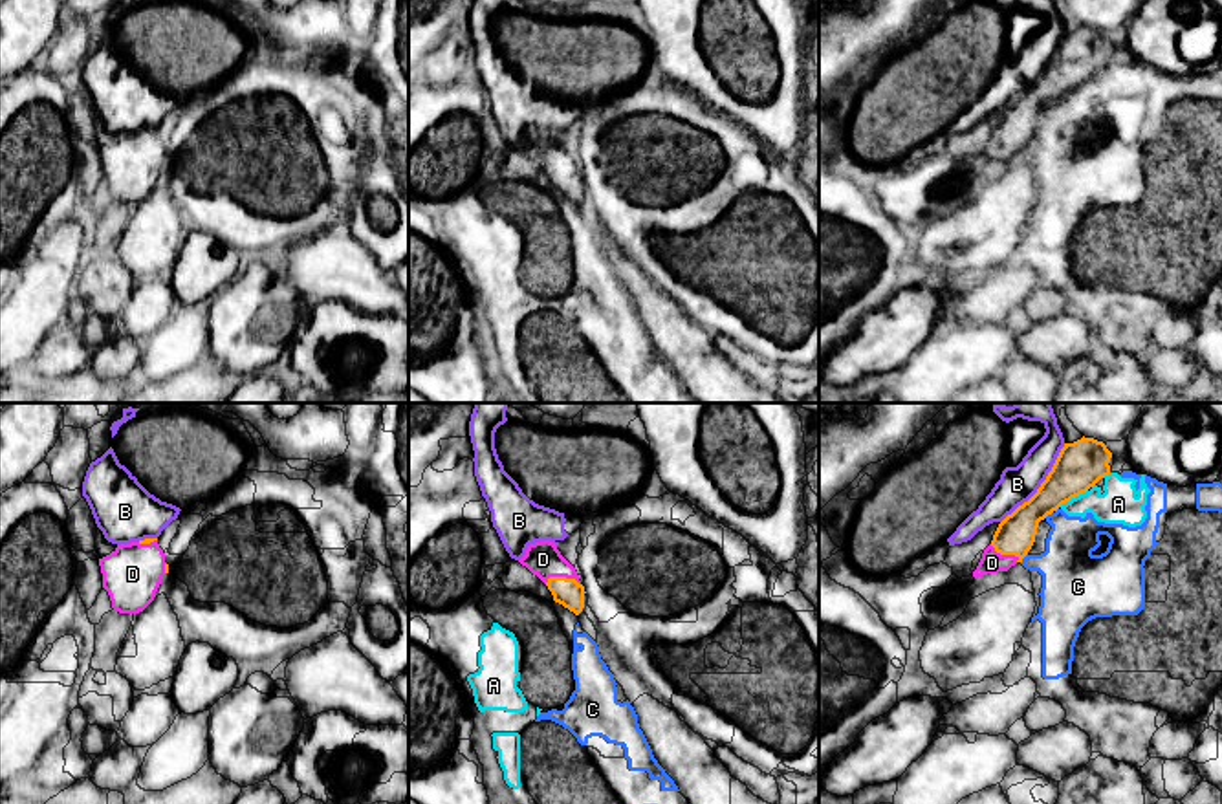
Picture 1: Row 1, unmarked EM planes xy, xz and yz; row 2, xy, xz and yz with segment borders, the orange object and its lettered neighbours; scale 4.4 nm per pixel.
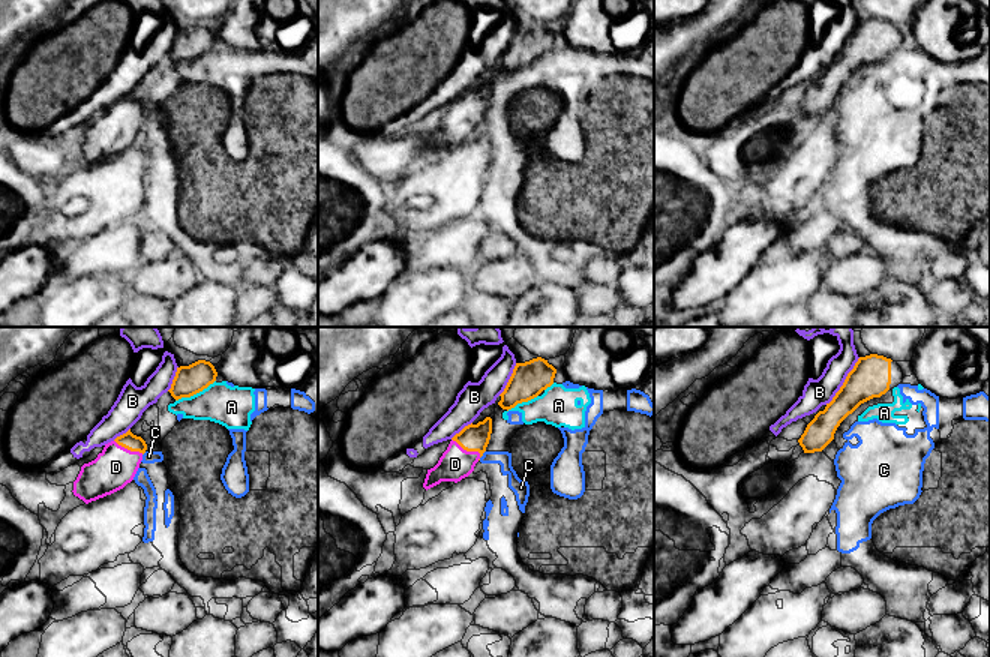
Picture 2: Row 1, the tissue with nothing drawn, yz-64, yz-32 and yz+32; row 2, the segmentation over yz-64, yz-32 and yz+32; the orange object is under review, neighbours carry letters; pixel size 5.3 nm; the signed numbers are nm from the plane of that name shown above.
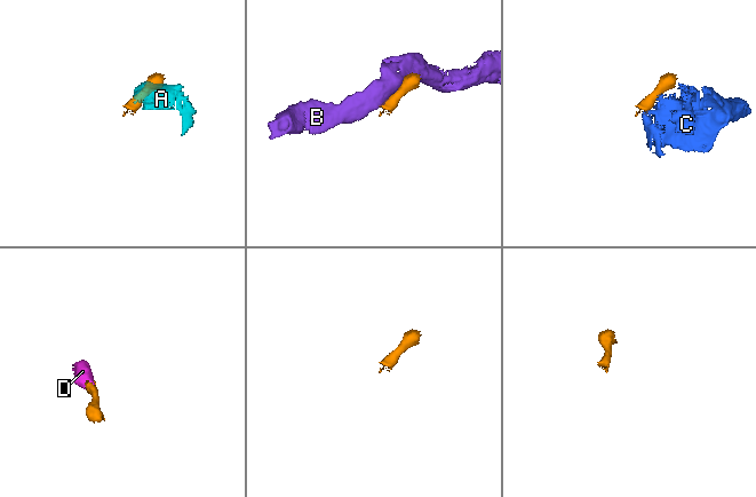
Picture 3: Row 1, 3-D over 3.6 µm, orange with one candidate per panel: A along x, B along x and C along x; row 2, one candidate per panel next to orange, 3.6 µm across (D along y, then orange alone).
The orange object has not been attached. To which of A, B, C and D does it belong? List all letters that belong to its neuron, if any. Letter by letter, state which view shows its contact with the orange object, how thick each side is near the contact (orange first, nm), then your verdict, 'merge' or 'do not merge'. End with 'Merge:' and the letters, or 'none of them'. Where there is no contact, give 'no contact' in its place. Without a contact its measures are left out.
A: contact in yz; calibres 220 and 170 nm; do not merge
B: contact in yz; calibres 220 and 160 nm; do not merge
C: contact in yz; calibres 170 and 280 nm; do not merge
D: contact in xz; calibres 120 and 160 nm; merge
Merge: D

